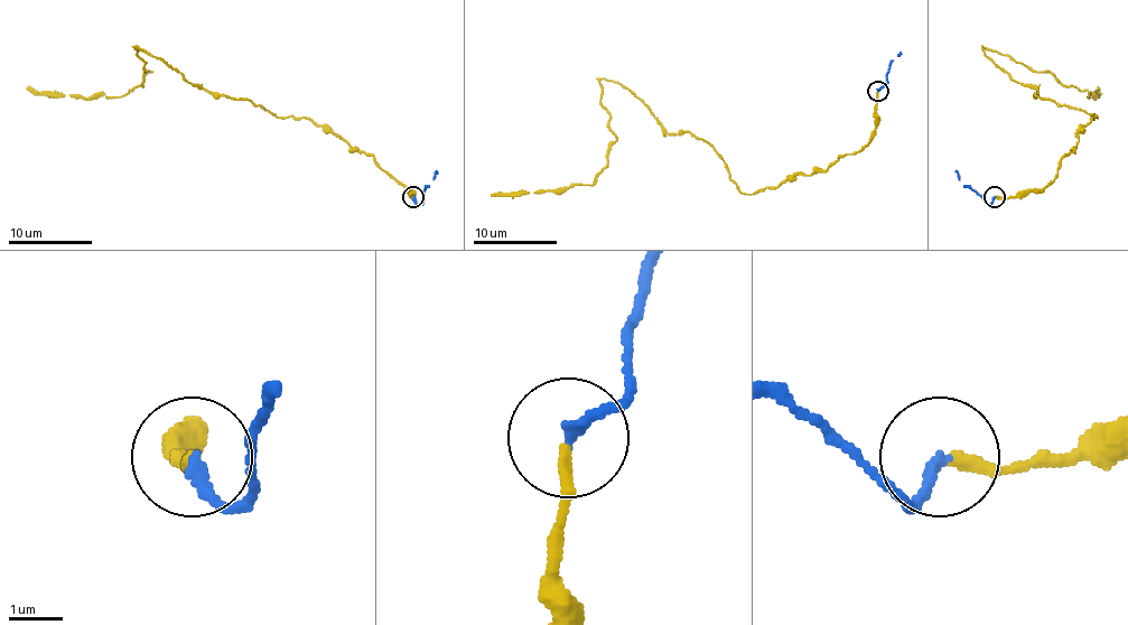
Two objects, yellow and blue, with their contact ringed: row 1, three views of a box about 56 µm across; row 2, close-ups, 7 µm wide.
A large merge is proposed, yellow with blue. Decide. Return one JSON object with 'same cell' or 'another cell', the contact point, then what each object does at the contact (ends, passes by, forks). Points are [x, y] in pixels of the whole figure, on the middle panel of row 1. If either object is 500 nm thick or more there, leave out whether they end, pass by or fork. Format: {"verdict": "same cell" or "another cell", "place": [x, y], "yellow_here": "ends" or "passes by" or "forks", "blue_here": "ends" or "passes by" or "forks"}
{"verdict": "same cell", "place": [877, 91], "yellow_here": "ends", "blue_here": "ends"}

